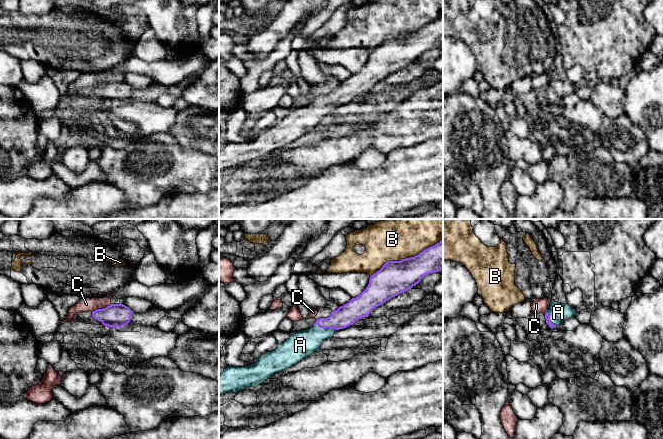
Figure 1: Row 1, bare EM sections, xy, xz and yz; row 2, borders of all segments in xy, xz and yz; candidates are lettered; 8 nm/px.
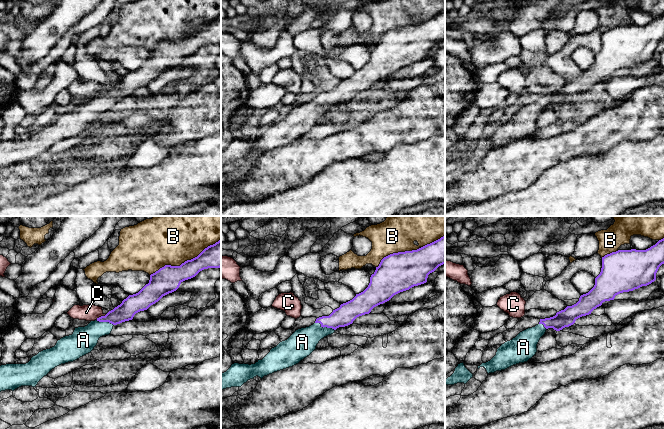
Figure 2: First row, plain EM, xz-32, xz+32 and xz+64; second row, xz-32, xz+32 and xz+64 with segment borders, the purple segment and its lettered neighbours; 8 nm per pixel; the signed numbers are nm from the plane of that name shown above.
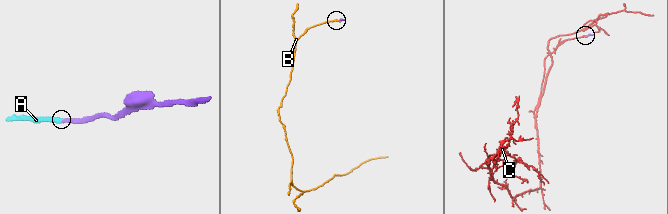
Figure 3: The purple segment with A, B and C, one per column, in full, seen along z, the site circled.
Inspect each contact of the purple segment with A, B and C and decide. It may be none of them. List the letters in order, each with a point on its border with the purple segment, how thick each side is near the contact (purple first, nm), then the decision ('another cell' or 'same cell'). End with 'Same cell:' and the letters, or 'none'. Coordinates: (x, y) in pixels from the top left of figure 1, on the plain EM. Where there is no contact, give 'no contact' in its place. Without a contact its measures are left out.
A: meets purple in xz at (324, 103); 170 nm thick on the purple side, 220 nm on the other; same cell
B: meets purple in xz at (406, 34); 280 nm thick on the purple side, 300 nm on the other; another cell
C: meets purple in xy at (101, 85); 190 nm thick on the purple side, 110 nm on the other; another cell
Same cell: A

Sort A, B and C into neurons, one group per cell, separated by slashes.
A / B / C

